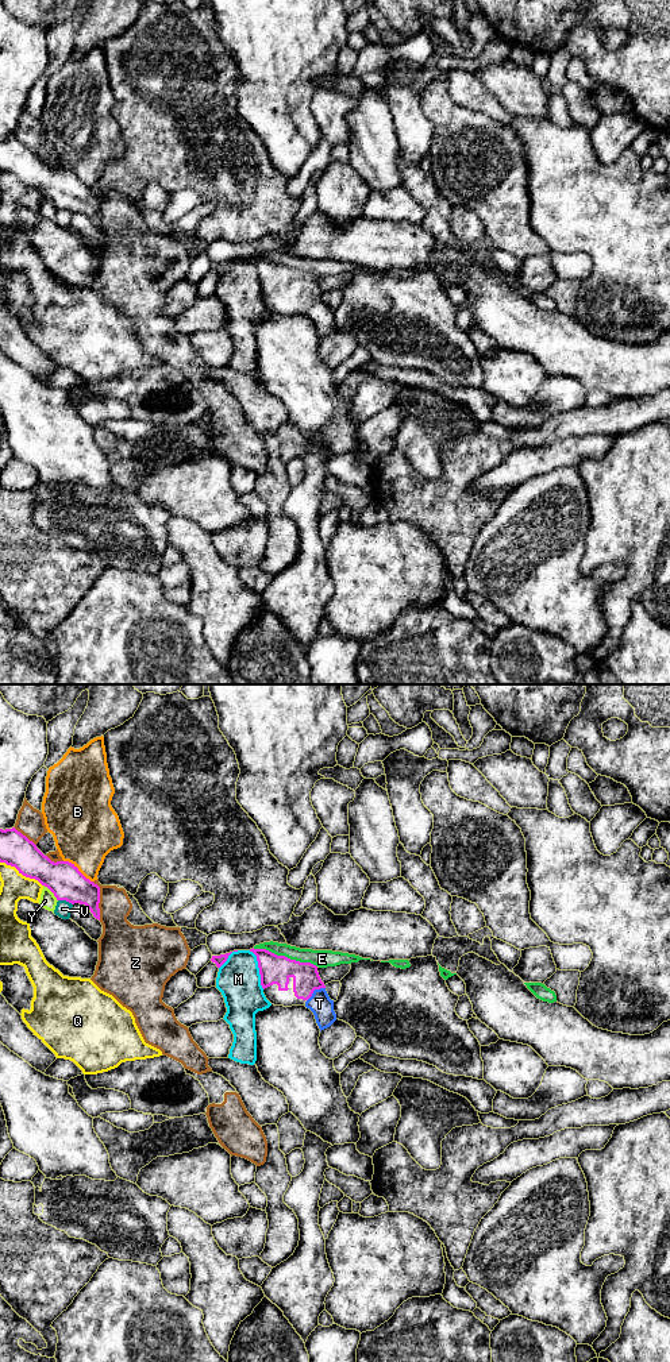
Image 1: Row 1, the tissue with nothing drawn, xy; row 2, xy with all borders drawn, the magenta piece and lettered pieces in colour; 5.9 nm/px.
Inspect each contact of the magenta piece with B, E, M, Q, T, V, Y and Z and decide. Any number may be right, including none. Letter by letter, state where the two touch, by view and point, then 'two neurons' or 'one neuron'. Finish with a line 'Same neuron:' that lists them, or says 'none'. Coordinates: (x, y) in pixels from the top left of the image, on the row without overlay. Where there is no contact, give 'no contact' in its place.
B: xy (77, 178) | two neurons
E: xy (284, 265) | two neurons
M: xy (260, 278) | two neurons
Q: xy (22, 182) | two neurons
T: xy (314, 298) | one neuron
V: xy (65, 208) | two neurons
Y: xy (52, 200) | two neurons
Z: xy (99, 209) | two neurons
Same neuron: T

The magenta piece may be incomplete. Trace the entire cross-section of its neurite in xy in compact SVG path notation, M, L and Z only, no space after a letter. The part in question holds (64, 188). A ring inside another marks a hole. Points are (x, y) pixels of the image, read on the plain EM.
M15 136L0 138L0 171L15 175L26 186L38 189L57 209L85 213L100 229L100 196L86 188L74 173L51 170Z

